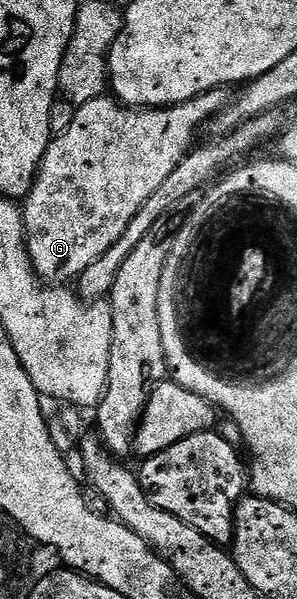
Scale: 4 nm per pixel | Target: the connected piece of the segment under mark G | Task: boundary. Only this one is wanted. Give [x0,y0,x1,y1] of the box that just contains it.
[23,87,230,287]

